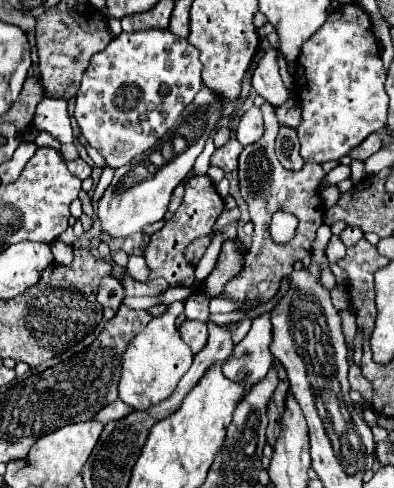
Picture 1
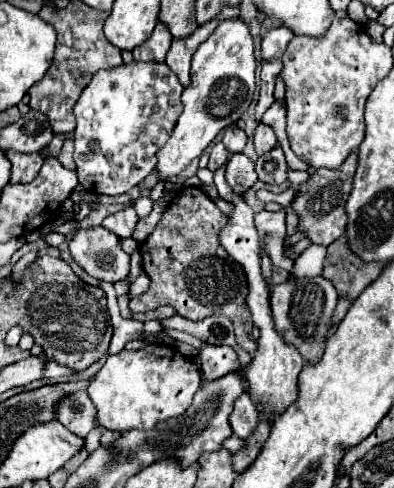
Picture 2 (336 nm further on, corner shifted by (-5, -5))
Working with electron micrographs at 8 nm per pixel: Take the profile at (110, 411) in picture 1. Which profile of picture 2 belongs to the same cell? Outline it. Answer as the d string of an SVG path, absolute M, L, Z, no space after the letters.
M84 390L72 392L58 404L56 410L58 422L62 422L70 432L80 438L86 438L98 426L96 406L92 406L88 394Z

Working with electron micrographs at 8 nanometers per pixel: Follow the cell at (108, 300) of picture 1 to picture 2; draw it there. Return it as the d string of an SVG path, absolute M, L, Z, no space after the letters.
M102 226L78 230L70 242L74 260L96 280L118 282L128 276L130 256L120 248L118 236Z

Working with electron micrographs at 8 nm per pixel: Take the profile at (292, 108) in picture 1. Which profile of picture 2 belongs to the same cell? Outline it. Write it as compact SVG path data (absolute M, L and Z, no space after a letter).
M260 124L254 132L254 146L256 146L256 154L262 156L268 150L272 150L278 144L278 138L274 134L274 130L268 124Z

